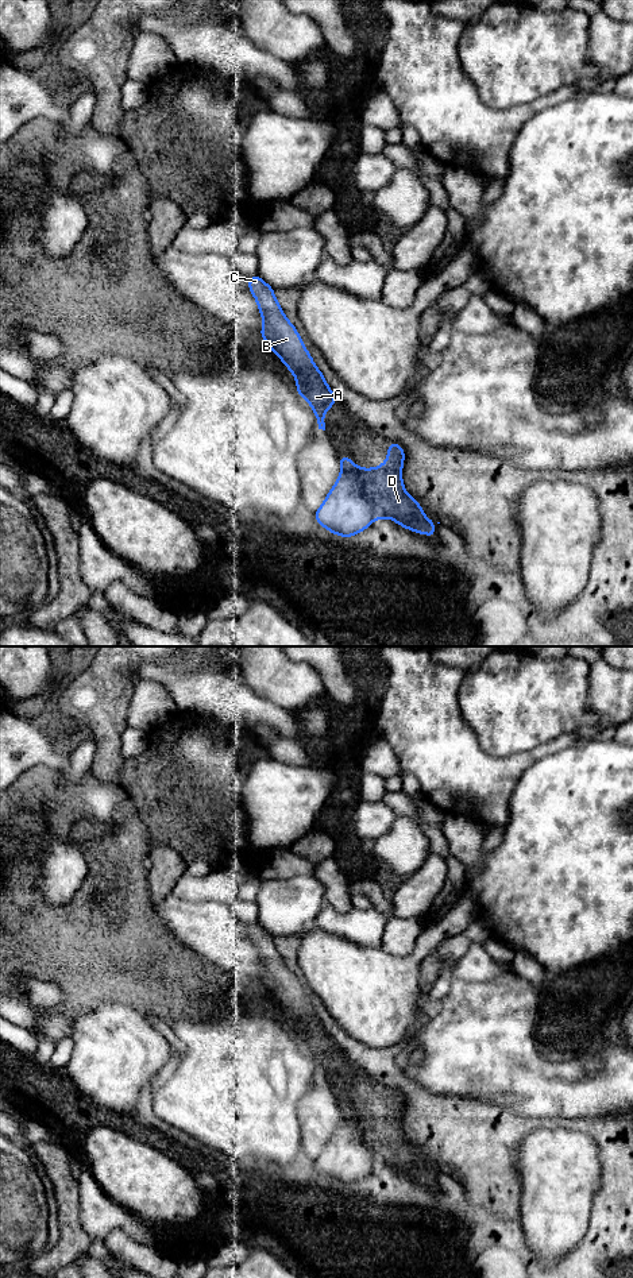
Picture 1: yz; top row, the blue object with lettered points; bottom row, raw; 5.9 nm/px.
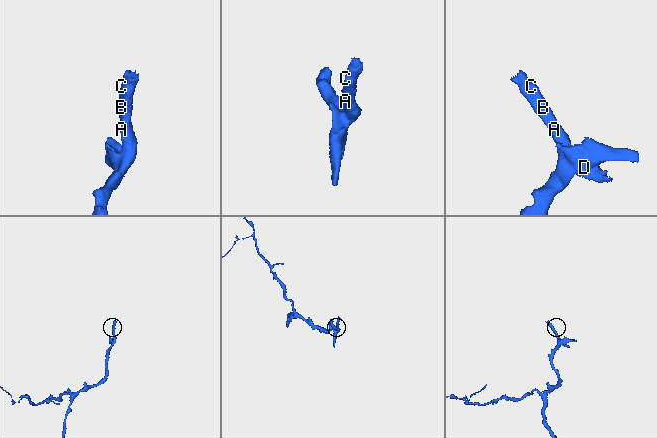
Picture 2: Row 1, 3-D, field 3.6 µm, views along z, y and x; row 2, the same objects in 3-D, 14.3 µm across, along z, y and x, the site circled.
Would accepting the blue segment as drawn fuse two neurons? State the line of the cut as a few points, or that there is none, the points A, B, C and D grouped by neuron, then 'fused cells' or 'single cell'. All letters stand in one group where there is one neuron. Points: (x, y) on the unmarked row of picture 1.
cut yz (355, 1115), (362, 1141), (371, 1153), (377, 1166); groups A B C / D; fused cells

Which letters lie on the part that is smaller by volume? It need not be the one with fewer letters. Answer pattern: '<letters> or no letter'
D

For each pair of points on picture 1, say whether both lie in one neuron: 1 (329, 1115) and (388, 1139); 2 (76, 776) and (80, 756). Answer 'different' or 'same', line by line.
1: different
2: same

